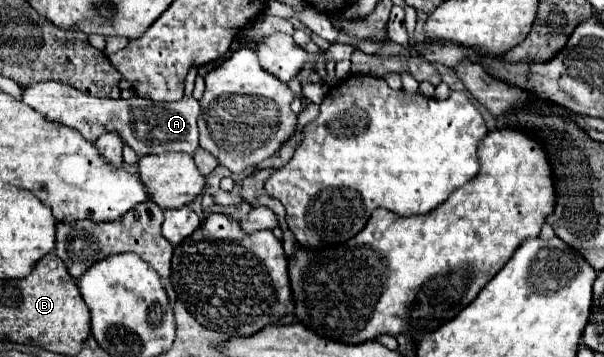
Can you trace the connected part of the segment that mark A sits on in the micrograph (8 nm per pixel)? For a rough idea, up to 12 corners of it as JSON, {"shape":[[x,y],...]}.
{"shape":[[53,80],[21,98],[95,142],[117,130],[139,158],[199,148],[199,100],[93,98]]}

